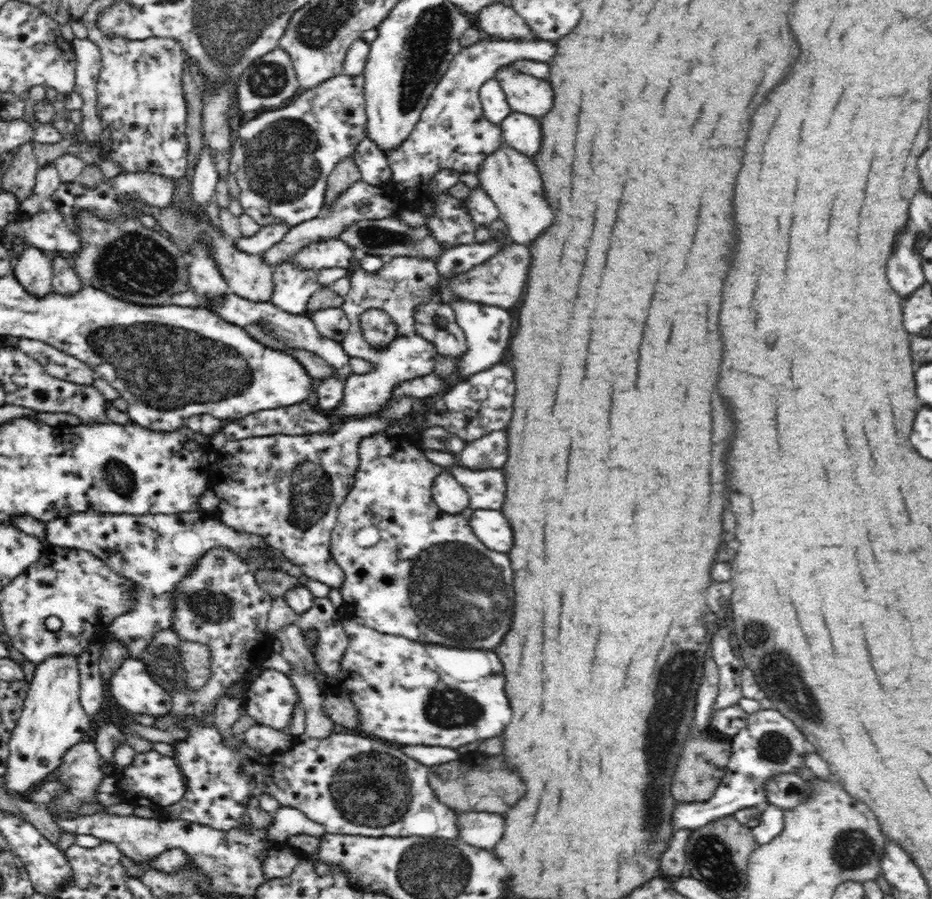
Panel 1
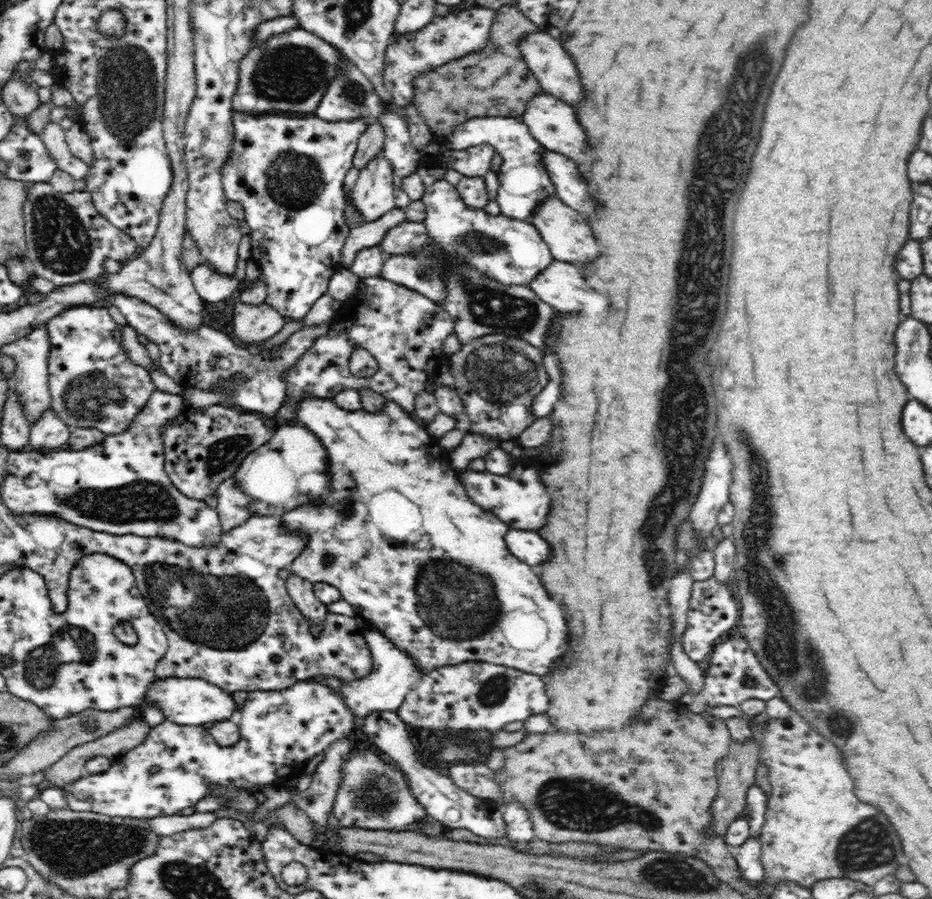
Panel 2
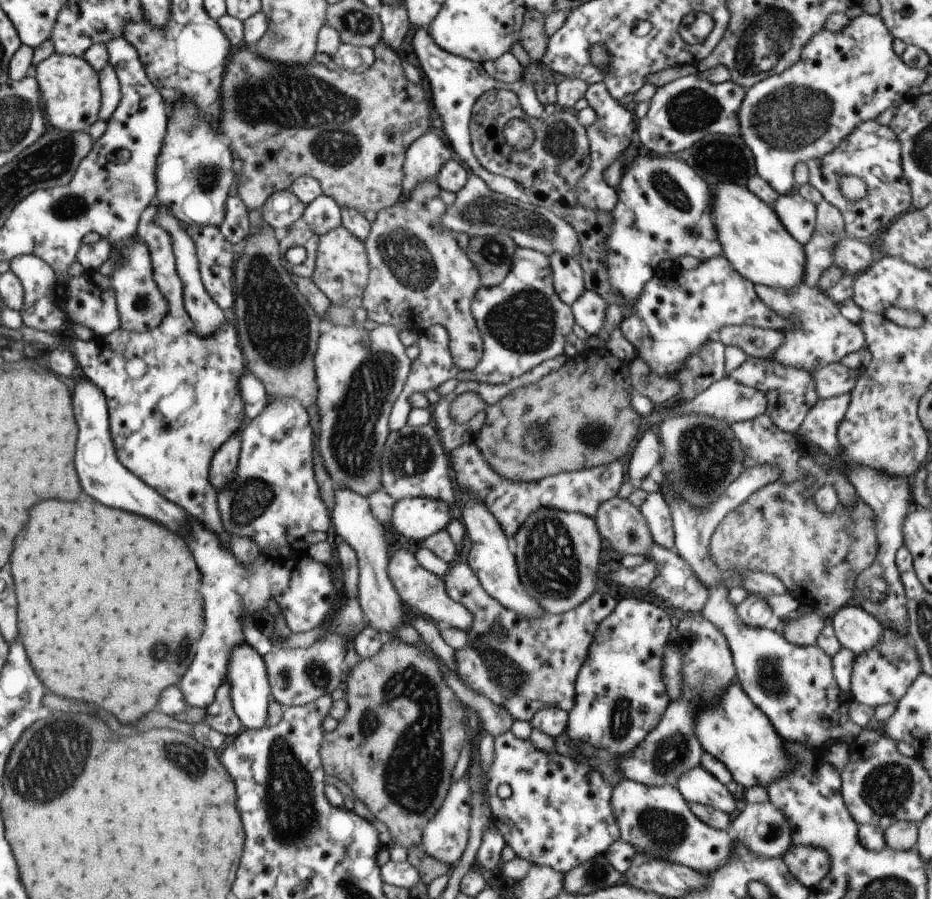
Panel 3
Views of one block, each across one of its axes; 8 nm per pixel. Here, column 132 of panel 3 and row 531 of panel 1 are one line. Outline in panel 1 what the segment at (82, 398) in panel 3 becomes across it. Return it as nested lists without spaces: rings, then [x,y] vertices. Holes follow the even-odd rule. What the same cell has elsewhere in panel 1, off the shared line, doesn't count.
[[[484,509],[475,510],[469,523],[475,535],[490,550],[508,552],[508,548],[512,548],[512,528],[500,512]]]

